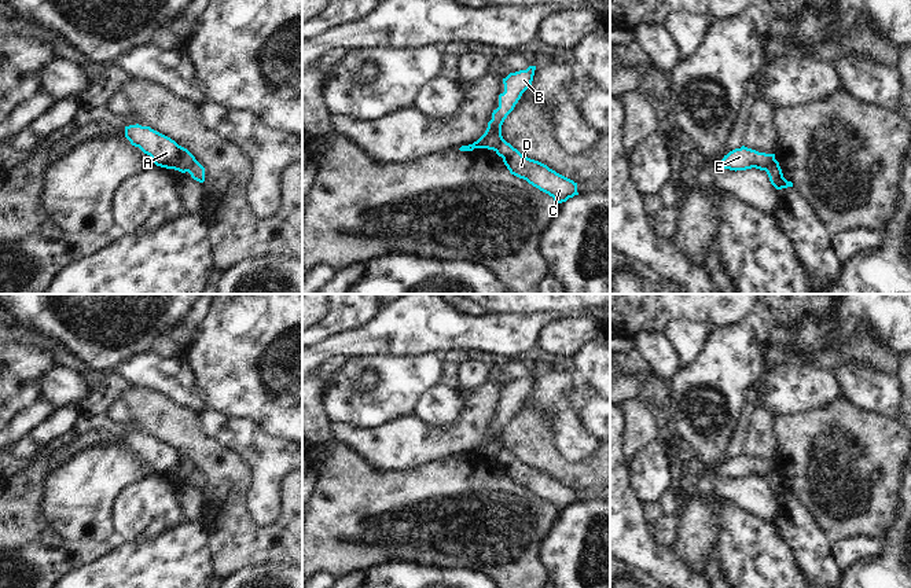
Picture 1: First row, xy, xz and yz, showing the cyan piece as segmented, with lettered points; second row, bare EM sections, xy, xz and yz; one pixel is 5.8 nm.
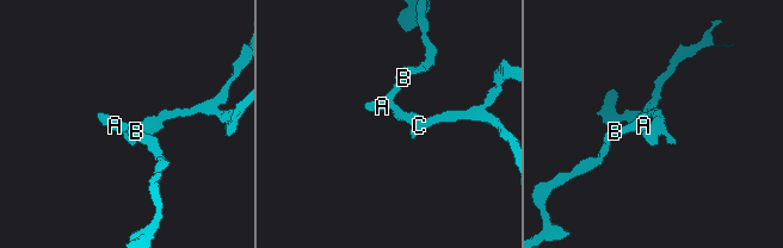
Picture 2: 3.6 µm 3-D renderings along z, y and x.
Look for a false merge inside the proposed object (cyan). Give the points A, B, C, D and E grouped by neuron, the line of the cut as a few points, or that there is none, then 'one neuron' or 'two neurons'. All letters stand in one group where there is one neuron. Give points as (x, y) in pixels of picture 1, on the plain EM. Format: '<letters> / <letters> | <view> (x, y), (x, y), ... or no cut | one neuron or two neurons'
A B E / C D | xz (503, 447), (493, 458) | two neurons

